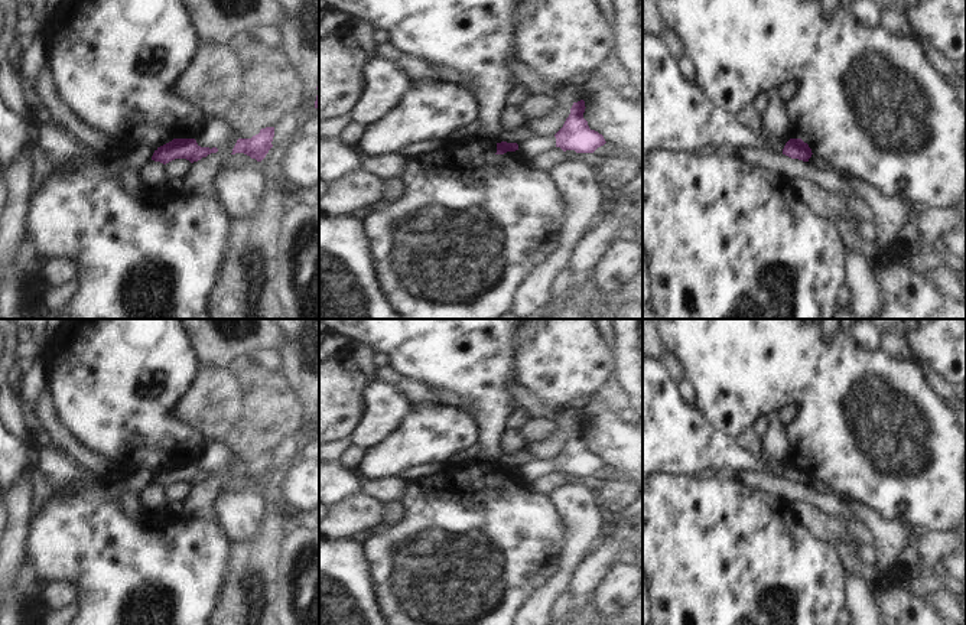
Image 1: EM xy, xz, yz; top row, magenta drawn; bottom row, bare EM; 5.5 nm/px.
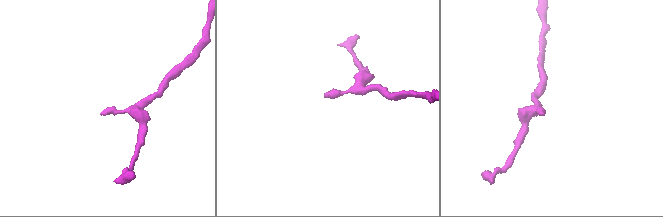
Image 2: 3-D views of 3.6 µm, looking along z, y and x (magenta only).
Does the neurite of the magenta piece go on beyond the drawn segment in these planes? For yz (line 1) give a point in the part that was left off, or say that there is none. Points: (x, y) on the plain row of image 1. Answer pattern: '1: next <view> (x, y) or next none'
1: next none

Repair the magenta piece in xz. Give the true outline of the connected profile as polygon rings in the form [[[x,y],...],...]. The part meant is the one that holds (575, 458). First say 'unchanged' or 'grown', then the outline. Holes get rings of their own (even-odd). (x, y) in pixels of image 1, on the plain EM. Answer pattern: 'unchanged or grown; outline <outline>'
unchanged; outline [[[583,423],[573,426],[563,450],[554,458],[556,471],[563,475],[593,476],[606,466],[602,458],[589,452],[588,445],[583,442],[585,432]]]

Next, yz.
unchanged; outline [[[790,462],[783,472],[783,478],[791,482],[809,485],[813,476],[809,468],[804,466],[801,462]]]

